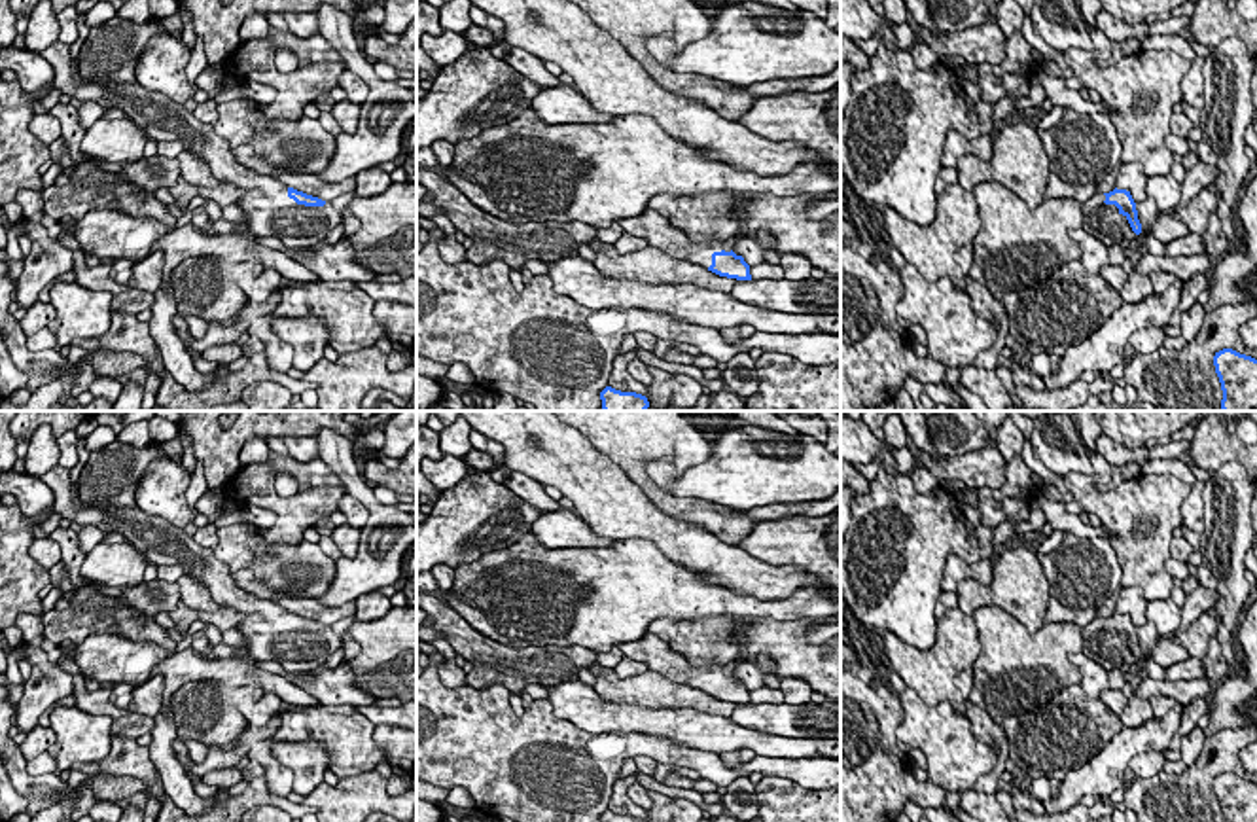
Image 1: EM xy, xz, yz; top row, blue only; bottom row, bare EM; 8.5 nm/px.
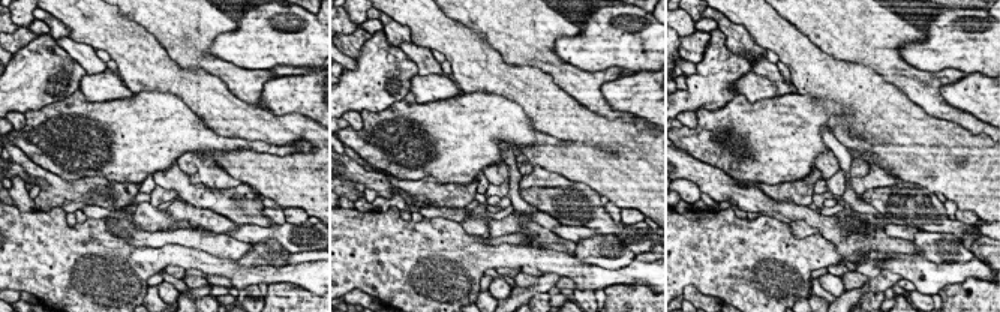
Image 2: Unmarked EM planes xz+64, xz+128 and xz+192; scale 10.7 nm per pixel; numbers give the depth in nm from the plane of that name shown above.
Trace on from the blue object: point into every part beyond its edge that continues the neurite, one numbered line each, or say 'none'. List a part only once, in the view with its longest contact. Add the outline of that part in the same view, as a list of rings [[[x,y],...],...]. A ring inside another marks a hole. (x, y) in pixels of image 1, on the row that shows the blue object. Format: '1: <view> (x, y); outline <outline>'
1: yz (1104, 222); outline [[[1096,193],[1083,205],[1083,229],[1102,241],[1106,246],[1132,241],[1138,235],[1132,231],[1126,216],[1115,205],[1106,205],[1106,195]]]

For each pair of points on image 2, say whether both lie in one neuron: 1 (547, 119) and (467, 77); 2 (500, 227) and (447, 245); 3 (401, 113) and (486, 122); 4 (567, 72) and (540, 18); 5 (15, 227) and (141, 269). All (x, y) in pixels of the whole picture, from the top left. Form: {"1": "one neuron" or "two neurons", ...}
{"1": "one neuron", "2": "two neurons", "3": "one neuron", "4": "one neuron", "5": "one neuron"}

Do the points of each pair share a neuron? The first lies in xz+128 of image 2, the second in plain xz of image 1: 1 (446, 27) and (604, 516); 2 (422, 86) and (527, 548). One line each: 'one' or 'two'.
1: one
2: two

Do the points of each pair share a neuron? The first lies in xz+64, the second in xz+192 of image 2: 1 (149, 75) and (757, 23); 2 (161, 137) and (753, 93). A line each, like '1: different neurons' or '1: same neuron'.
1: same neuron
2: different neurons

